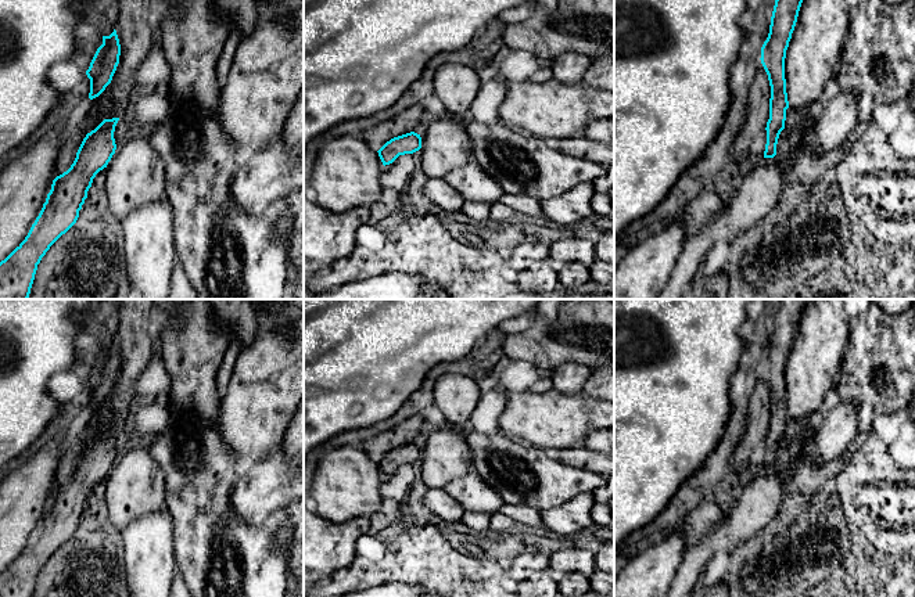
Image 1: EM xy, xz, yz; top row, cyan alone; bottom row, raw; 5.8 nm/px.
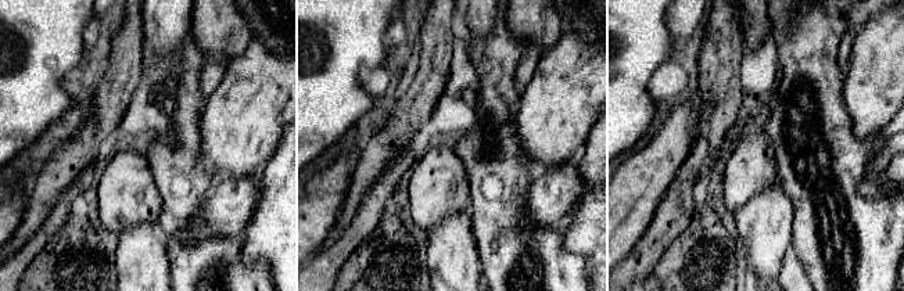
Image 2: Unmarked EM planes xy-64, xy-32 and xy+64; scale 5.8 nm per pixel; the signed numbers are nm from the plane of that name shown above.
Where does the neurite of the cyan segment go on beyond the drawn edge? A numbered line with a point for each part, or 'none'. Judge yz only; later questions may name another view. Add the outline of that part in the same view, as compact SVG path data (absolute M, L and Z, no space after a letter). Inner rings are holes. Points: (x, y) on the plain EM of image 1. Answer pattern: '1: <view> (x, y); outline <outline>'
1: yz (759, 406); outline M756 359L757 381L747 404L747 425L731 457L731 467L738 476L742 476L751 467L751 454L765 440L769 429L771 396L768 385L761 374L761 359Z

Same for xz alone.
1: xz (412, 427); outline M416 414L395 428L366 439L360 447L378 461L391 449L415 442L424 431L427 431L426 422L420 414Z

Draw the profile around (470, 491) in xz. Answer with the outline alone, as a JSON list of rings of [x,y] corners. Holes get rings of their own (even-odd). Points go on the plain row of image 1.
[[[471,468],[469,474],[451,481],[444,490],[466,511],[499,515],[503,499]]]

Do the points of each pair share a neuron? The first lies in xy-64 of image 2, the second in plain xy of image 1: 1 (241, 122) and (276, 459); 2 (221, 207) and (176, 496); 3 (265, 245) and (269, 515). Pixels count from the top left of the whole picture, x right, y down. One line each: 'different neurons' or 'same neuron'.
1: different neurons
2: different neurons
3: different neurons

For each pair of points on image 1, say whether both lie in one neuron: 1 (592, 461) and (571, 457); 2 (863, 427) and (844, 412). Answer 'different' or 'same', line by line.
1: same
2: different

